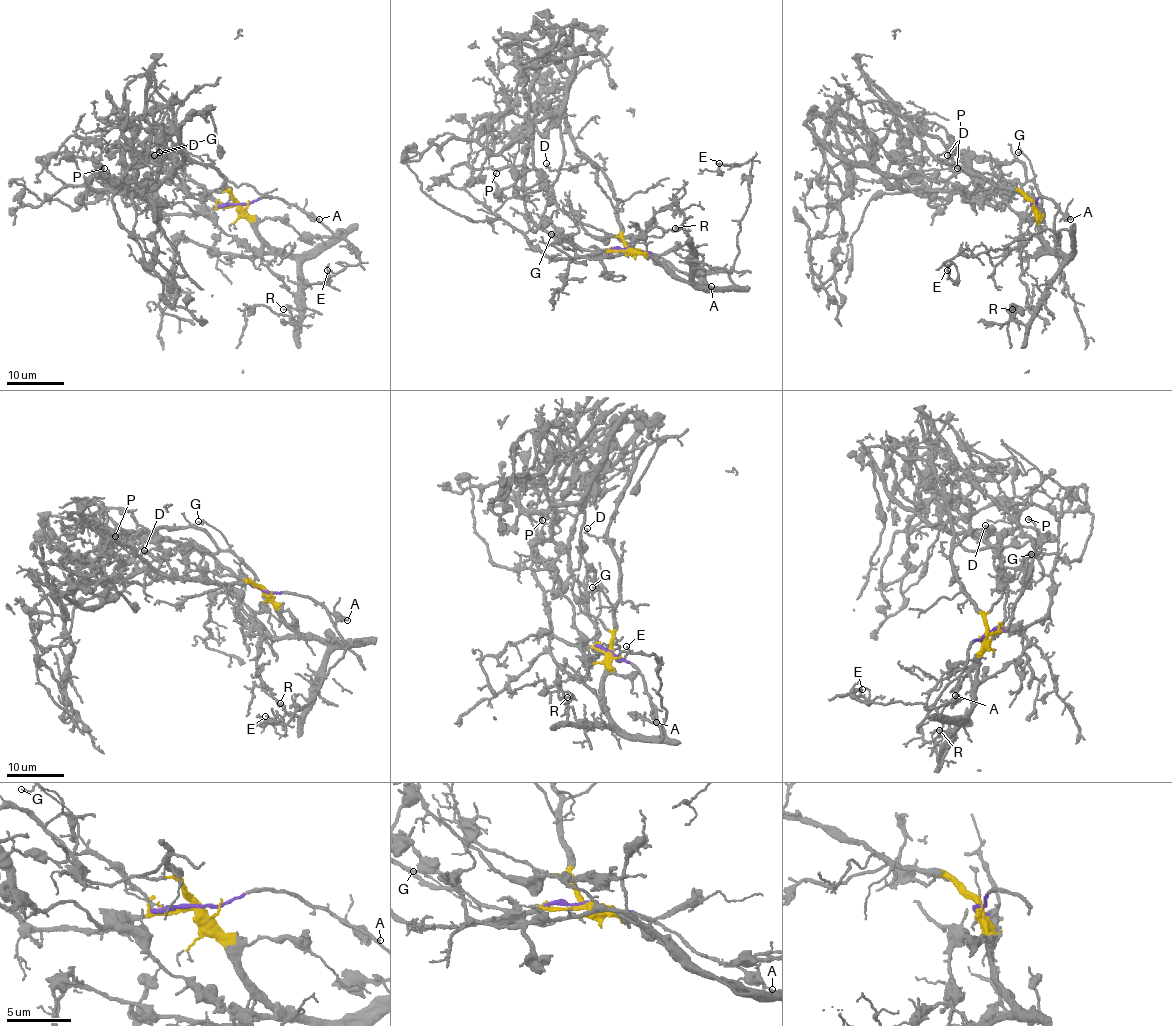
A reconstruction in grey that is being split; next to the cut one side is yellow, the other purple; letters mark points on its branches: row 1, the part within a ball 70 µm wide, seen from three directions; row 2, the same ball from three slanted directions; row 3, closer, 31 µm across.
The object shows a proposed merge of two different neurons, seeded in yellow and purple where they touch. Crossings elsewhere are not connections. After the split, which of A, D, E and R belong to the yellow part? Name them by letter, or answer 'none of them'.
D, E, R

